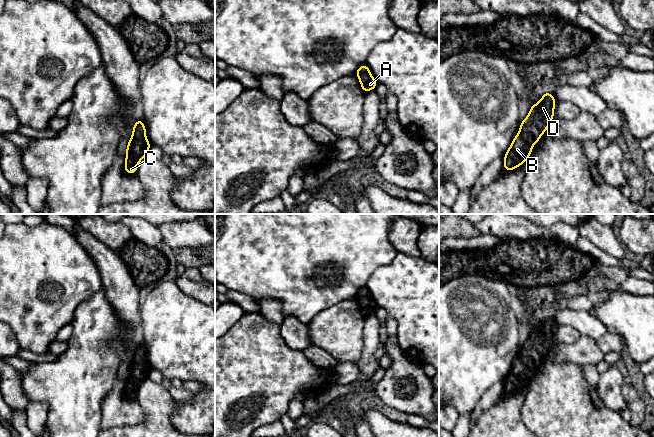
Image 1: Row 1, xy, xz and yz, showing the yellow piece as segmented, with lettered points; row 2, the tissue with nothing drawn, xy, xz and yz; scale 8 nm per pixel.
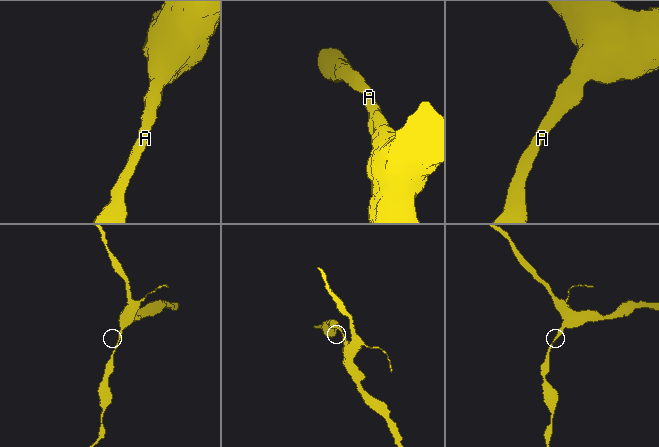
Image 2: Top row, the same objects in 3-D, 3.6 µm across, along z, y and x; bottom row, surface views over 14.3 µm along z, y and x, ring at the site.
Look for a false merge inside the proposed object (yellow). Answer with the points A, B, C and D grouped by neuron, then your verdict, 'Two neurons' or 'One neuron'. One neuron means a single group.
Groups: A B C D. One neuron

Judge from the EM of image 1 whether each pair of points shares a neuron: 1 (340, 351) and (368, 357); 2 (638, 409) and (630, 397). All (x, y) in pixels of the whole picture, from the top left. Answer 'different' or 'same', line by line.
1: different
2: same

